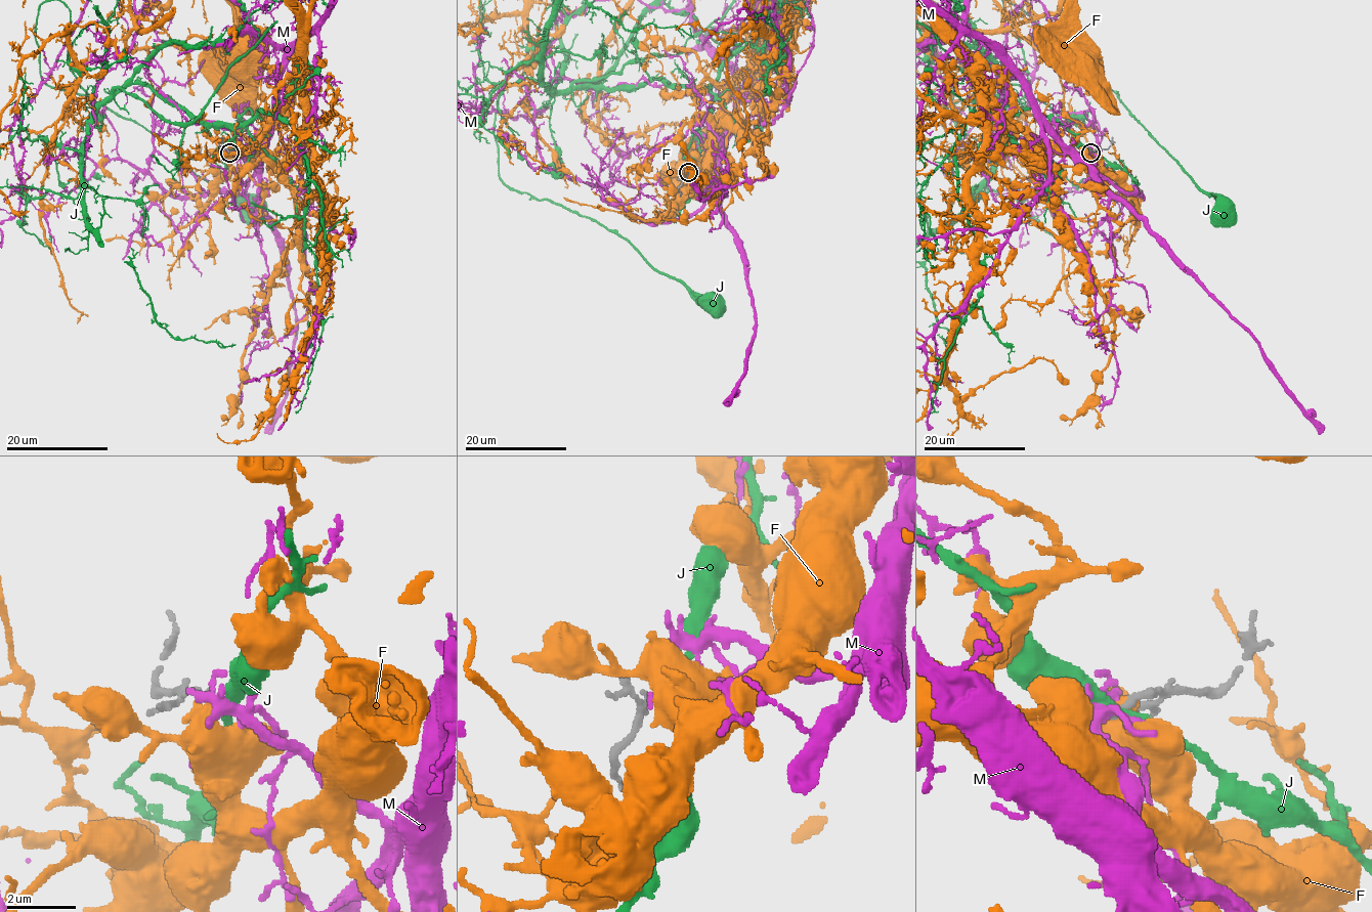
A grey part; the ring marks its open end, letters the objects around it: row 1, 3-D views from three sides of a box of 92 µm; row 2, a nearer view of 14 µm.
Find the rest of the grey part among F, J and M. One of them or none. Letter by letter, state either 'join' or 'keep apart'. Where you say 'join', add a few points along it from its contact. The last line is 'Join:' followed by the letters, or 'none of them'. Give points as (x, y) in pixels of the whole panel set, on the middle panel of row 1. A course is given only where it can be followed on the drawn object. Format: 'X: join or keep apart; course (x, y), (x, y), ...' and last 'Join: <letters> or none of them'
F: keep apart
J: keep apart
M: keep apart
Join: none of them

